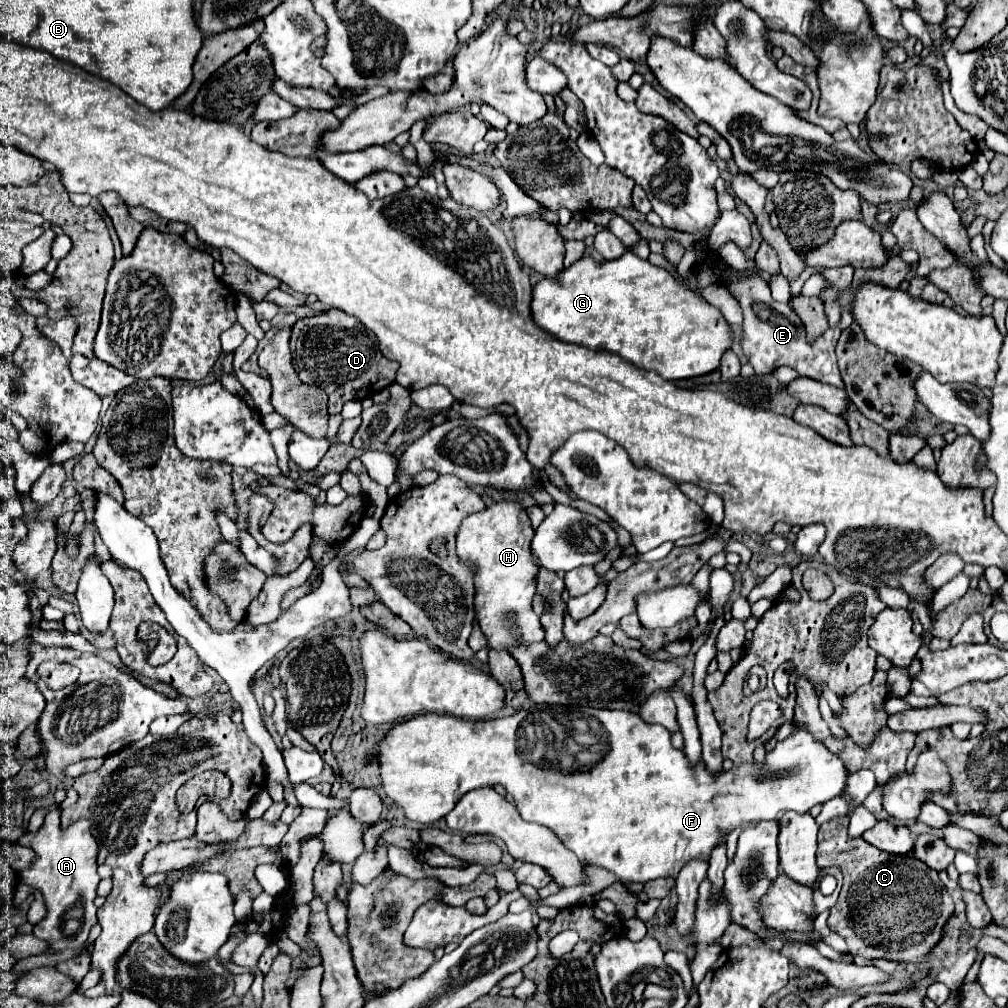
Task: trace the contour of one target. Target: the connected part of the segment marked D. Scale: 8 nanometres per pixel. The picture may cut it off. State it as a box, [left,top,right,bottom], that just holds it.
[291,309,399,415]

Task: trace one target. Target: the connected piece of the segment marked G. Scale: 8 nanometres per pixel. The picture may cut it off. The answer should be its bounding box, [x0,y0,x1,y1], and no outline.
[531,251,733,381]

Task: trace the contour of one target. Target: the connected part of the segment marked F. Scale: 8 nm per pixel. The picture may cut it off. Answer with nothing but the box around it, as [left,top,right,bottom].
[379,705,847,883]

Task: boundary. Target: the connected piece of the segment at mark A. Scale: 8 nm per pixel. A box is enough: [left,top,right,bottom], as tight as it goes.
[19,809,97,953]

